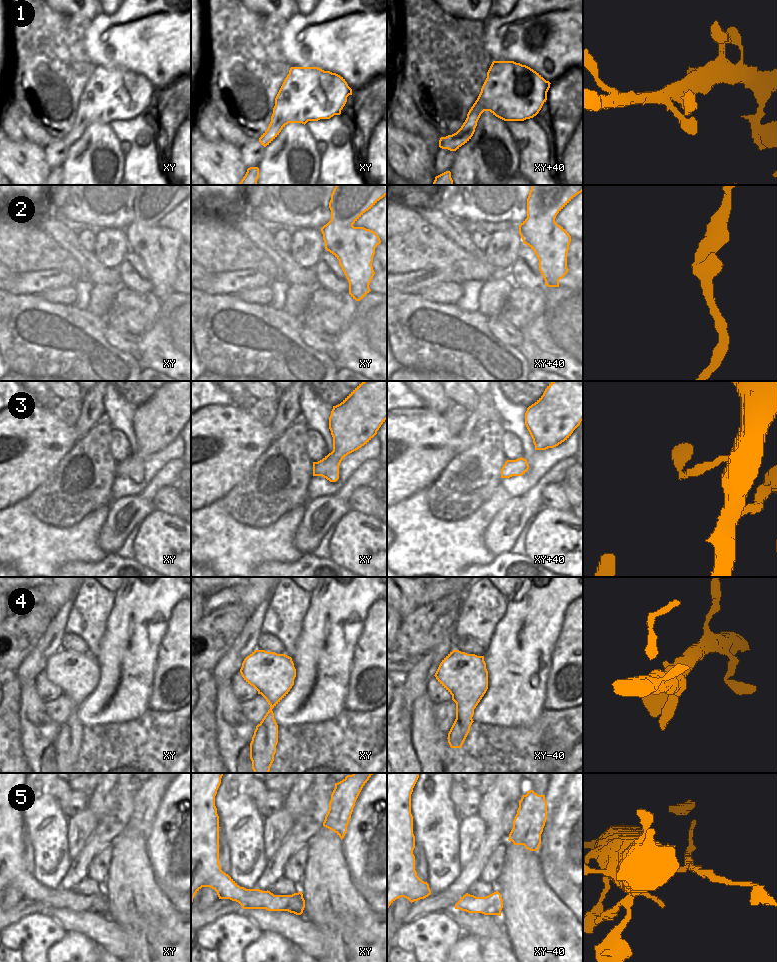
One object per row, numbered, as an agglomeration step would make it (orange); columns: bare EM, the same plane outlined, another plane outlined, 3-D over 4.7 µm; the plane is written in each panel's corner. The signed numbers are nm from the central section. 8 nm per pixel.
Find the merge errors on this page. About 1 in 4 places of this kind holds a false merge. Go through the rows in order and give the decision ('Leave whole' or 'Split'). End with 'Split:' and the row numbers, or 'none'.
1: Leave whole
2: Leave whole
3: Leave whole
4: Leave whole
5: Split
Split: 5.

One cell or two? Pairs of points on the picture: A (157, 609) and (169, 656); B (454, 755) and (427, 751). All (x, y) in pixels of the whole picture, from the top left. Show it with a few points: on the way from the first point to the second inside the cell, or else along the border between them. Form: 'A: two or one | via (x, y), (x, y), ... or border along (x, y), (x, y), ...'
A: two | border along (172, 612), (157, 656)
B: two | border along (447, 739), (443, 762)

